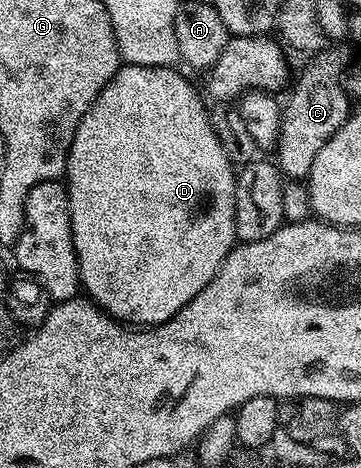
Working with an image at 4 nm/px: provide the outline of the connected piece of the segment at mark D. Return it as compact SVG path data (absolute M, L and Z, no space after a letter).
M122 65L118 72L104 85L104 89L92 101L88 113L80 121L76 129L76 137L72 137L70 152L66 158L64 186L70 198L70 224L72 225L72 241L78 258L78 272L82 278L85 294L97 303L106 314L126 325L141 325L149 329L160 323L168 322L220 269L228 253L236 246L236 167L231 163L228 153L224 153L224 145L216 137L210 124L210 112L207 104L202 104L203 96L174 67L141 67L140 65Z

